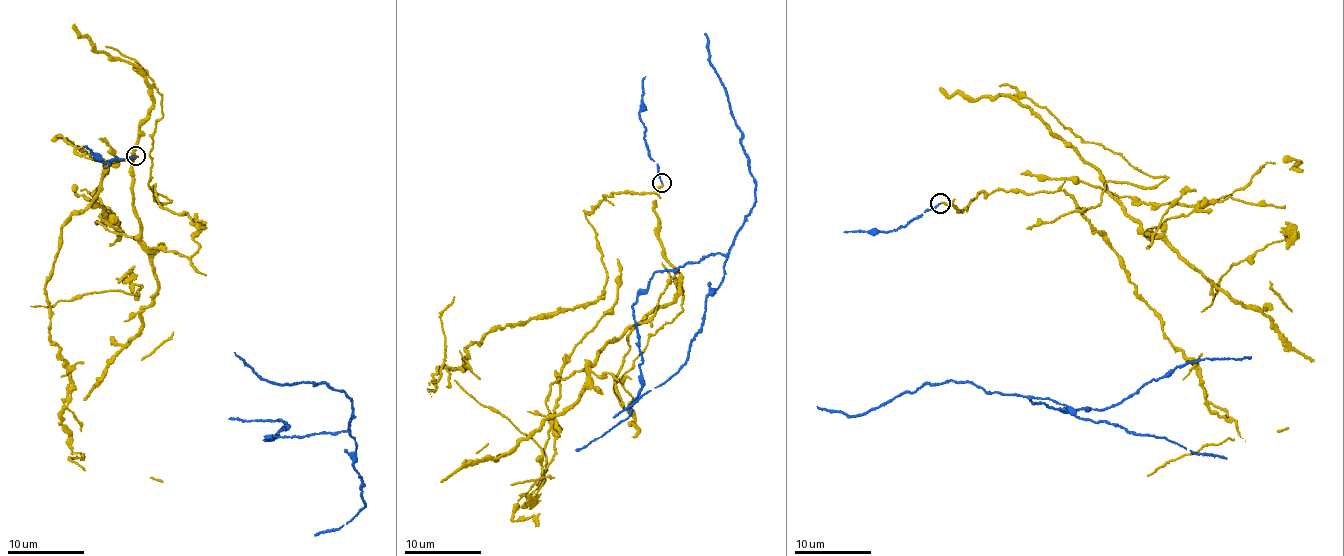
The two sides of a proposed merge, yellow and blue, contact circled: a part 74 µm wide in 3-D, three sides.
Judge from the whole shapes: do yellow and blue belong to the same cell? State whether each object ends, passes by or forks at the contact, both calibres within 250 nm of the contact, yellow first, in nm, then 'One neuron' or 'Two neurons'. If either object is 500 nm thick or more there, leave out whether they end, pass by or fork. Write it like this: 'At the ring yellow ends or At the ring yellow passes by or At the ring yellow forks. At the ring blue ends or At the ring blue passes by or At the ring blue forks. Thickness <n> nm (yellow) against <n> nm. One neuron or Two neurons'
At the ring yellow ends. At the ring blue ends. Thickness 220 nm (yellow) against 160 nm. Two neurons

